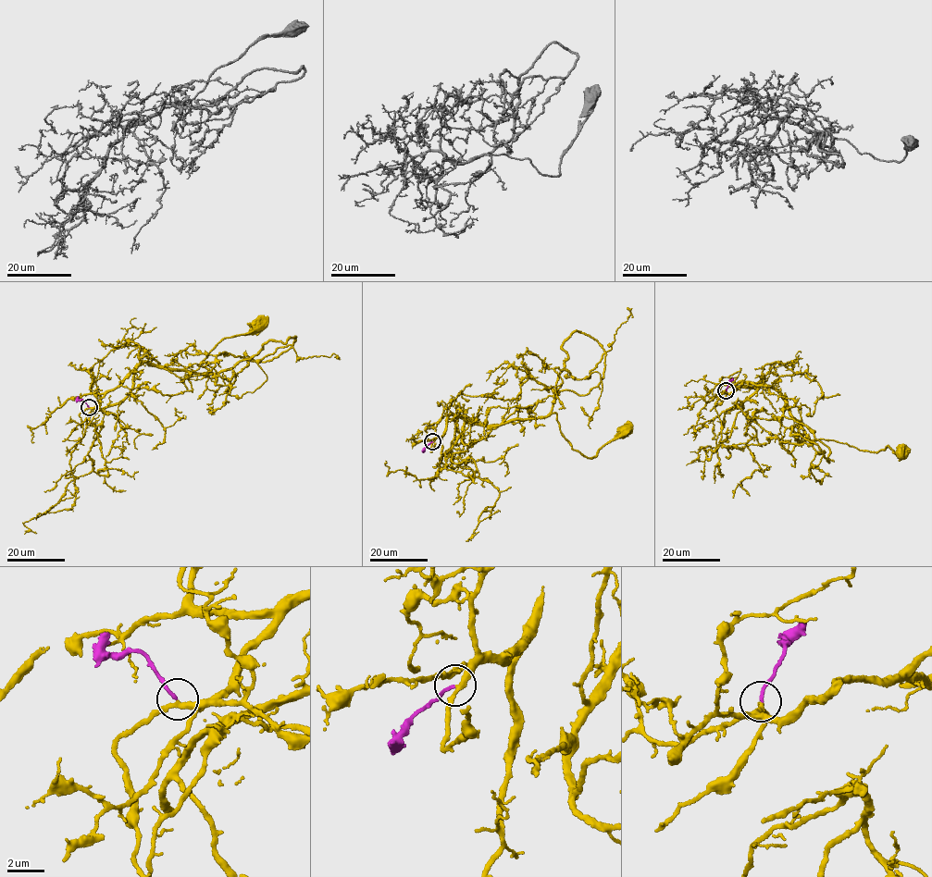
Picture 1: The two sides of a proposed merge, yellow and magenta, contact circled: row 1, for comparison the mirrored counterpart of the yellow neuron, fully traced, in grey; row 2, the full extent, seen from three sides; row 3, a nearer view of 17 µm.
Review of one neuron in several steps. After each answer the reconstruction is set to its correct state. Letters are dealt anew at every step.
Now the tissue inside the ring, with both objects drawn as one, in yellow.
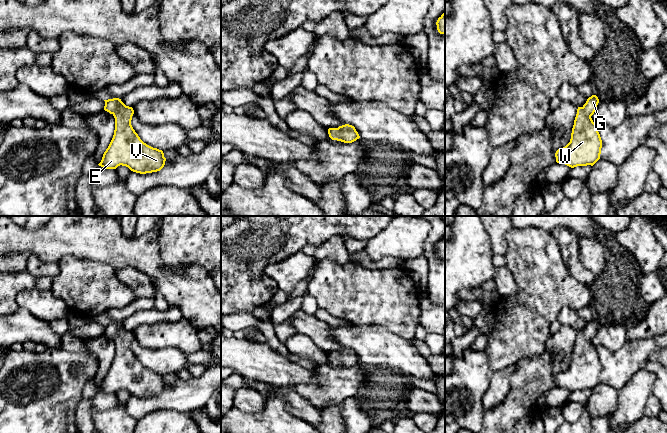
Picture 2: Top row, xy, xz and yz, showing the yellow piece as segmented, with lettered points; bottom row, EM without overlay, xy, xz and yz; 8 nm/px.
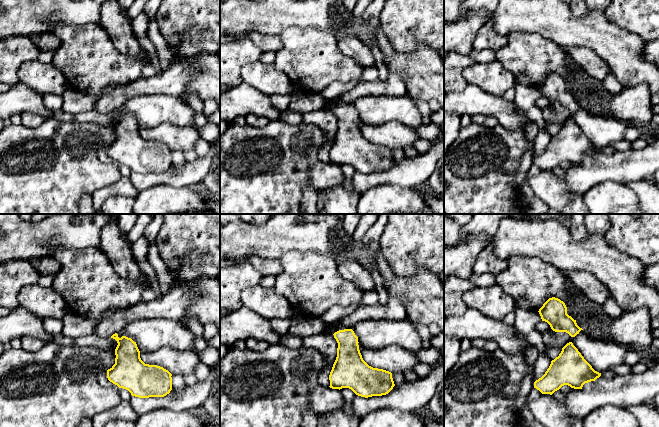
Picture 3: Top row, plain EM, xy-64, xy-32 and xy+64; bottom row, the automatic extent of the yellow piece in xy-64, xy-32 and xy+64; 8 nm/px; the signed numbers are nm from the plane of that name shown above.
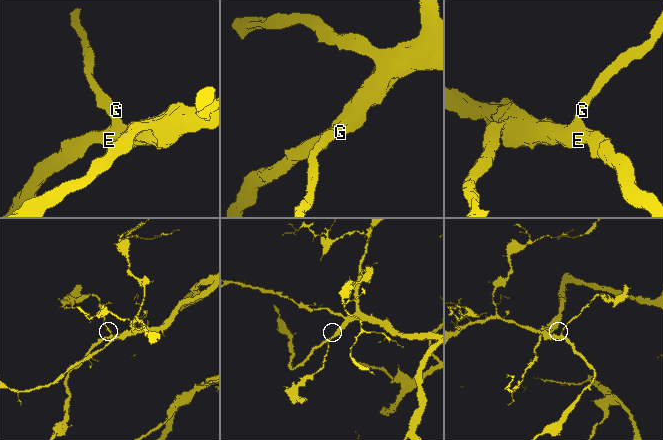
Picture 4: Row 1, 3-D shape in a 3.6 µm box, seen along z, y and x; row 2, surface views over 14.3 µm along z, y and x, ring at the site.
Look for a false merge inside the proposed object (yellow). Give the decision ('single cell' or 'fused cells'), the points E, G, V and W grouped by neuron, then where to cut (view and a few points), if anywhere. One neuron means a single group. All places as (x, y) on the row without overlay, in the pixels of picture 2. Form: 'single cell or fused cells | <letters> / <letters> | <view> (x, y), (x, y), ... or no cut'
single cell | E G V W | no cut

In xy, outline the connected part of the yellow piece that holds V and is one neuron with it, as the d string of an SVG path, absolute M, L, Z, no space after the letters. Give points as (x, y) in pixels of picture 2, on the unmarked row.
M119 322L104 325L104 334L115 342L115 354L98 389L106 393L122 389L140 398L160 395L166 385L164 377L144 367L135 356L131 349L133 332L126 330Z

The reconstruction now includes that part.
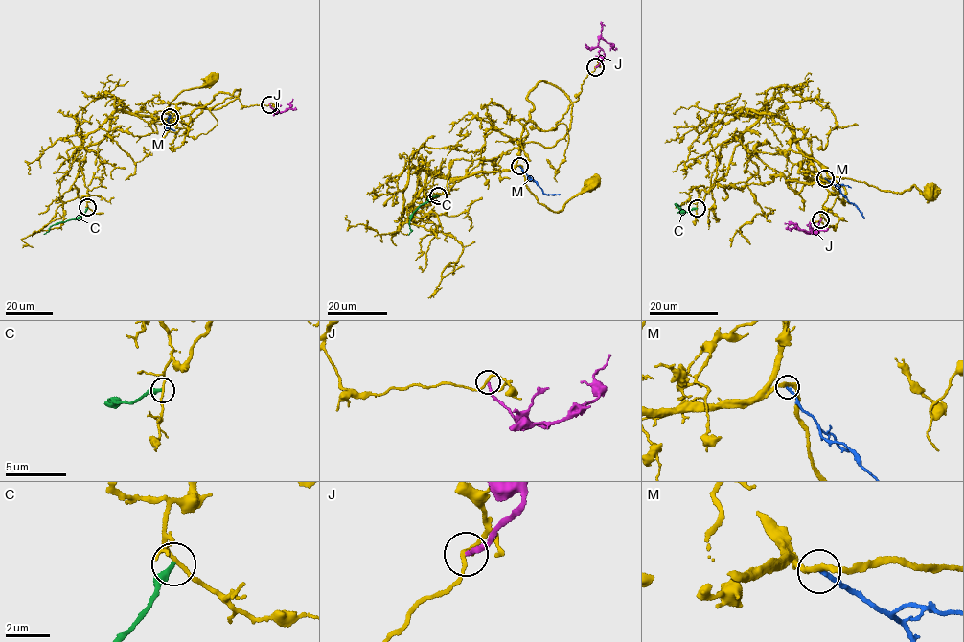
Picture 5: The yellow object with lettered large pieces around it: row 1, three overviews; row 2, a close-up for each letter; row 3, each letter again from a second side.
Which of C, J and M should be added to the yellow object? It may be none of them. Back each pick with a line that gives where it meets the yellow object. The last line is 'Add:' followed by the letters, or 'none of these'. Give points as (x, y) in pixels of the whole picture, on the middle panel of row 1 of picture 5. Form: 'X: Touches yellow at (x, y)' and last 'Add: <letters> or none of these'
Add: none of these

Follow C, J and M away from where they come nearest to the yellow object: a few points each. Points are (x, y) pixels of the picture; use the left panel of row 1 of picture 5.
C: (87, 207), (82, 215), (57, 222), (44, 234)
J: (269, 104), (281, 113), (290, 107), (292, 99)
M: (170, 117), (167, 127), (174, 130)

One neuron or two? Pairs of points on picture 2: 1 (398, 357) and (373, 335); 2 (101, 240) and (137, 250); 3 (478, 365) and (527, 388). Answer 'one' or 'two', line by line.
1: one
2: one
3: two

